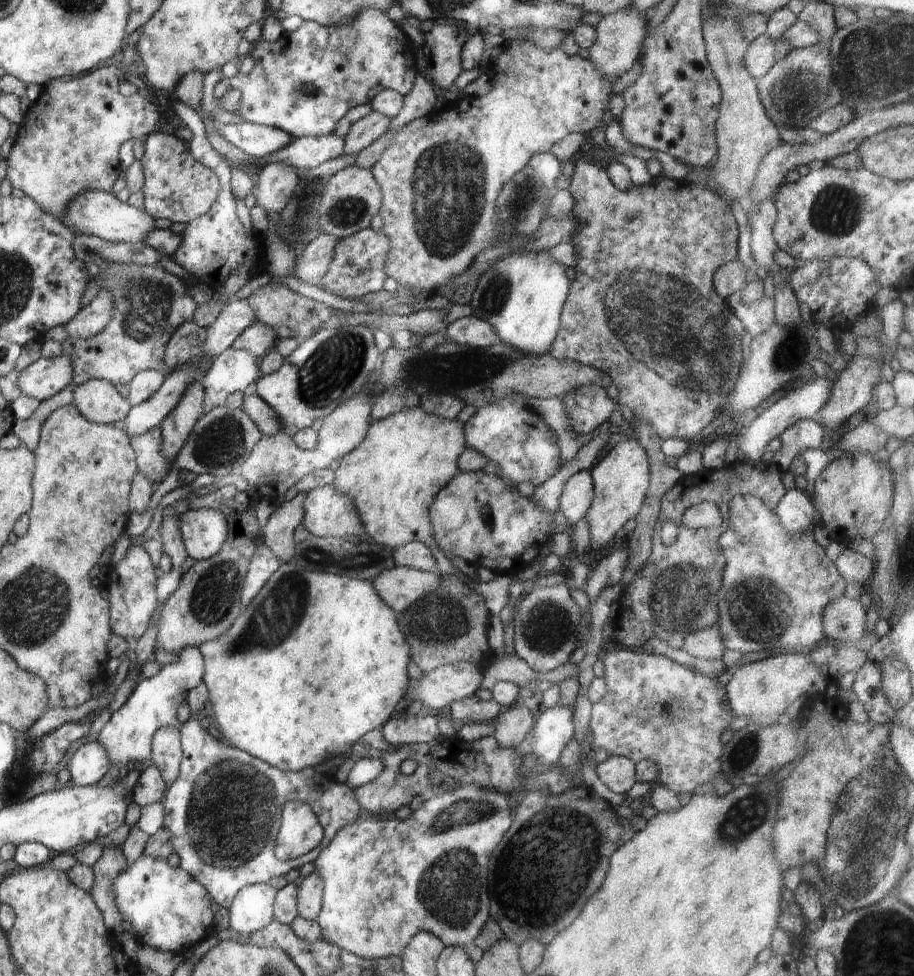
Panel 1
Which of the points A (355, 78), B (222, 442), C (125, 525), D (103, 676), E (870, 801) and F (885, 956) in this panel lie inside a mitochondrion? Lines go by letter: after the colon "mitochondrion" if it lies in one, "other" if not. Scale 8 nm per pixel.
A: other
B: mitochondrion
C: other
D: other
E: mitochondrion
F: mitochondrion

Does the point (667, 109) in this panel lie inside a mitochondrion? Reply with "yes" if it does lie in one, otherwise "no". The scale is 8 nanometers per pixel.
no

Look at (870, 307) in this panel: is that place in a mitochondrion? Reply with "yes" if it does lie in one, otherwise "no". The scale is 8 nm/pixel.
no

